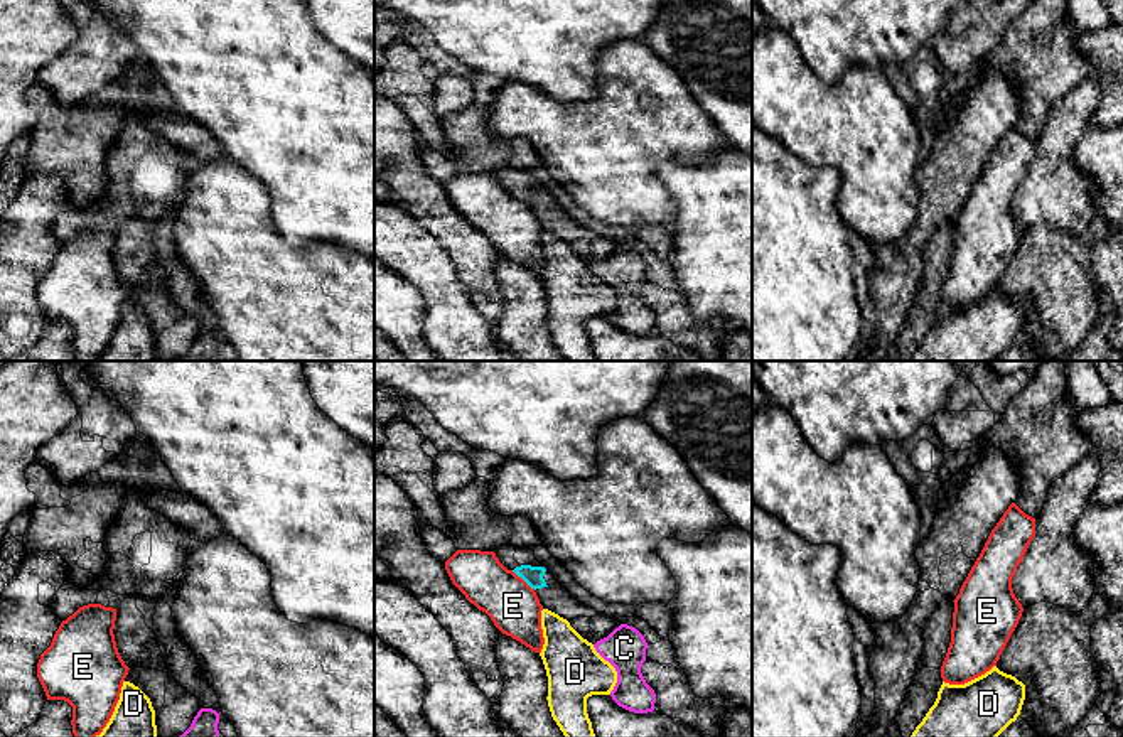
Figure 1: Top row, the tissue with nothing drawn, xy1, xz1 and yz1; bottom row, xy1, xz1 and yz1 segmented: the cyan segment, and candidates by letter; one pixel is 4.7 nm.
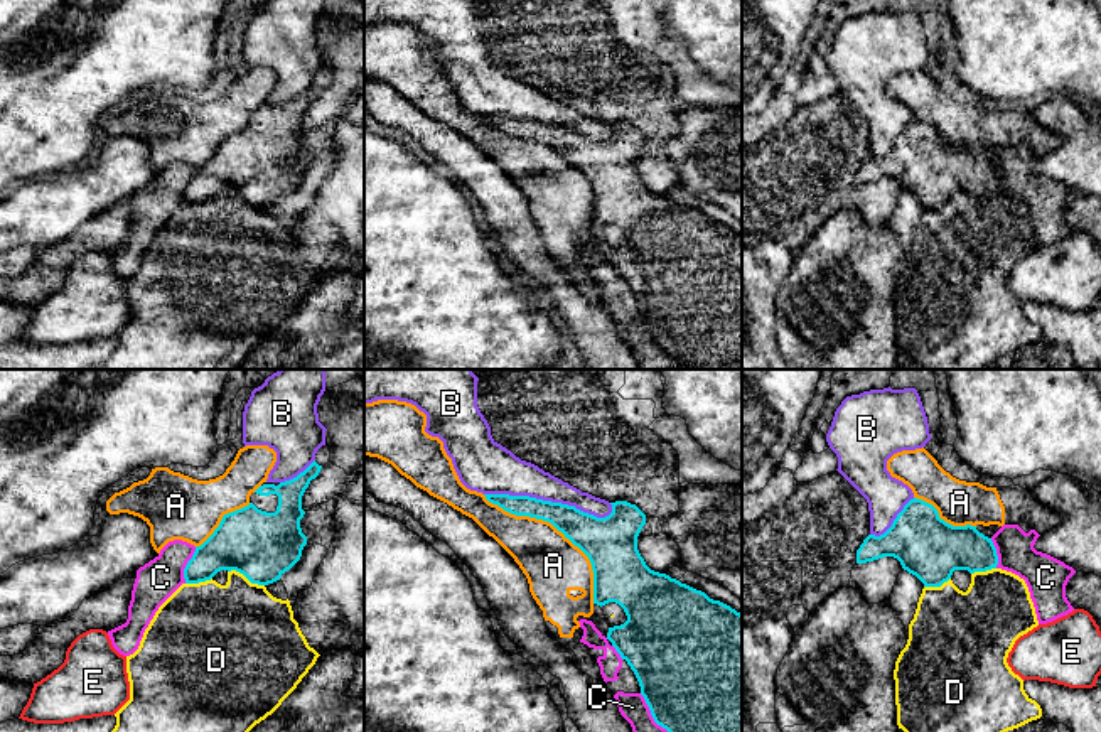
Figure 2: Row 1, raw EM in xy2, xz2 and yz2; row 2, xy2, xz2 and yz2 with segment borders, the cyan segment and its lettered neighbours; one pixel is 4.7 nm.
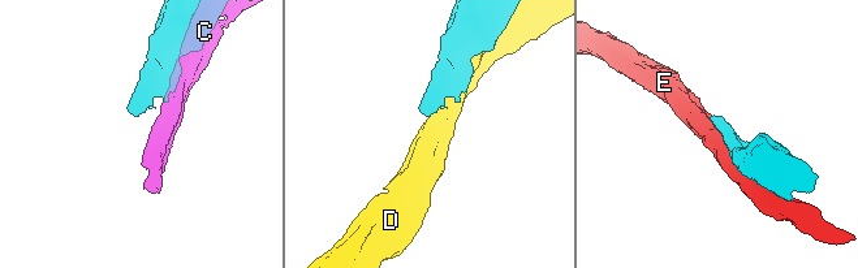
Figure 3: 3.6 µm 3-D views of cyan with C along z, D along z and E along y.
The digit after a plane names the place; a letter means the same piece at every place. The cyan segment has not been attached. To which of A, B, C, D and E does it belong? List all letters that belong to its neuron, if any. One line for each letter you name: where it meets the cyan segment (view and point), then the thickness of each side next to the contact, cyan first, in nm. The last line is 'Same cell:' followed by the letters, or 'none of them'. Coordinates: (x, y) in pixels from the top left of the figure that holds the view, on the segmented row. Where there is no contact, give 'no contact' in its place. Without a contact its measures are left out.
Same cell: none of them

